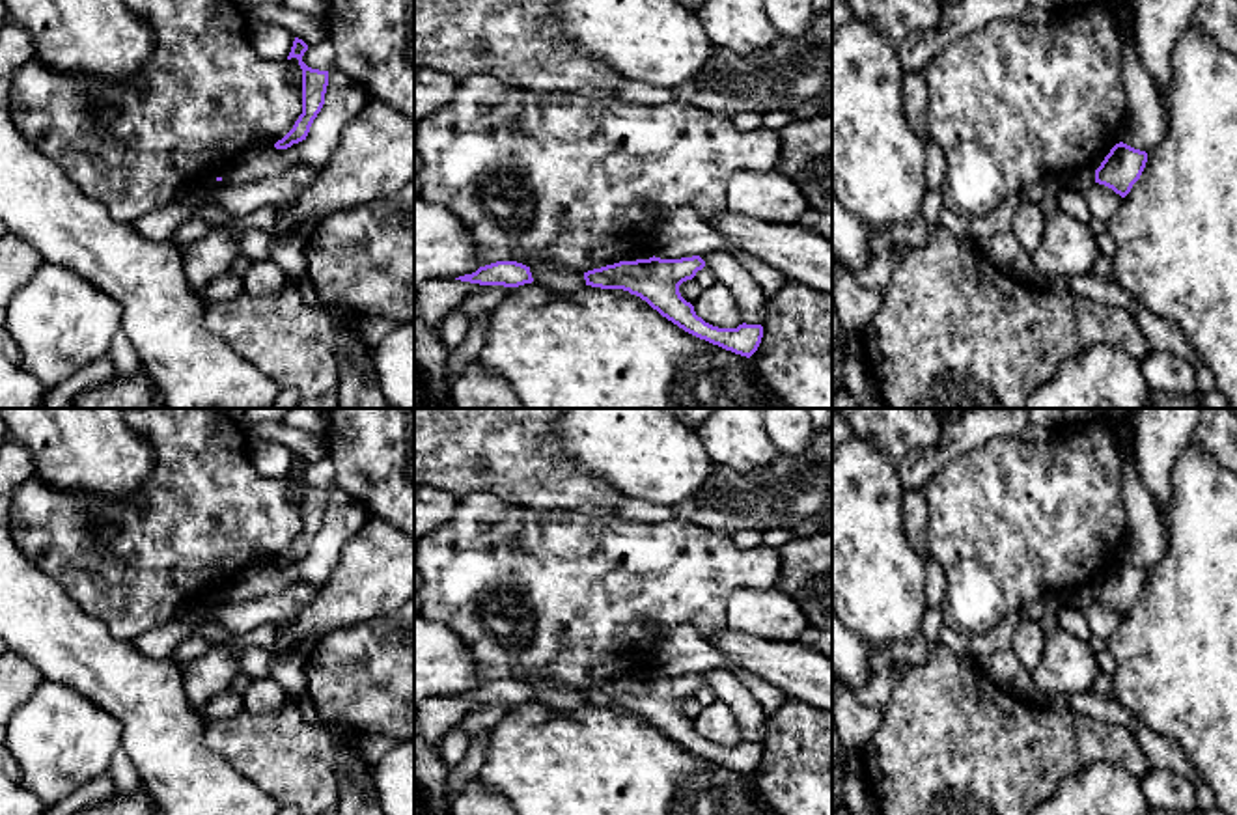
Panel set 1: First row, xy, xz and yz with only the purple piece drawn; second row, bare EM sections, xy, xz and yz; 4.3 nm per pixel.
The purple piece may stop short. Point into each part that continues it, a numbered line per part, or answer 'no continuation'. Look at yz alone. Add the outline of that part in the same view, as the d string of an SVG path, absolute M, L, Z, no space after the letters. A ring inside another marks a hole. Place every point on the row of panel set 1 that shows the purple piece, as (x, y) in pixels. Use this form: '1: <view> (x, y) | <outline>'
no continuation

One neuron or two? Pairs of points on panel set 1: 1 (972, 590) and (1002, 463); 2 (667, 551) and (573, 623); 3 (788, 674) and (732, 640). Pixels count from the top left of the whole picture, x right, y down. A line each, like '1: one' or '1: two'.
1: one
2: one
3: one

